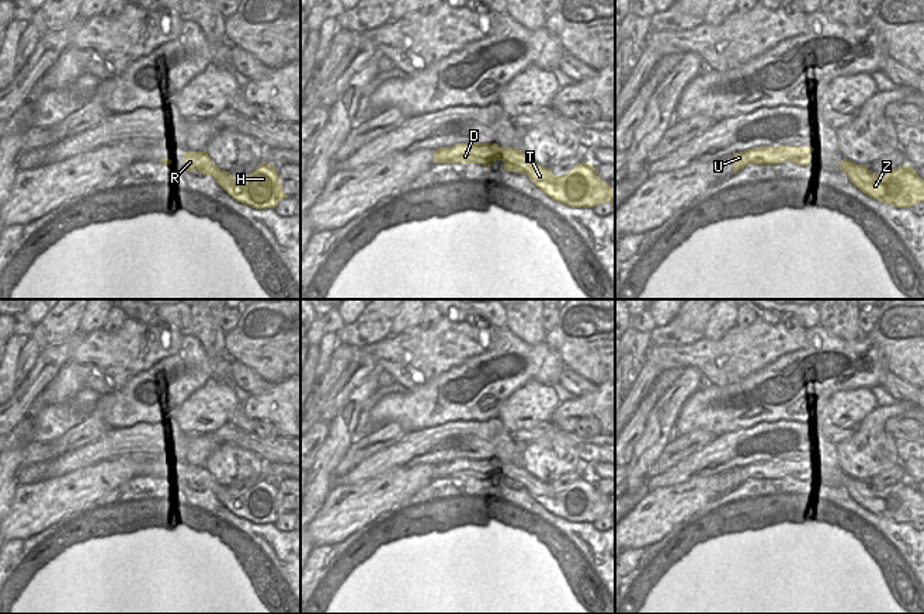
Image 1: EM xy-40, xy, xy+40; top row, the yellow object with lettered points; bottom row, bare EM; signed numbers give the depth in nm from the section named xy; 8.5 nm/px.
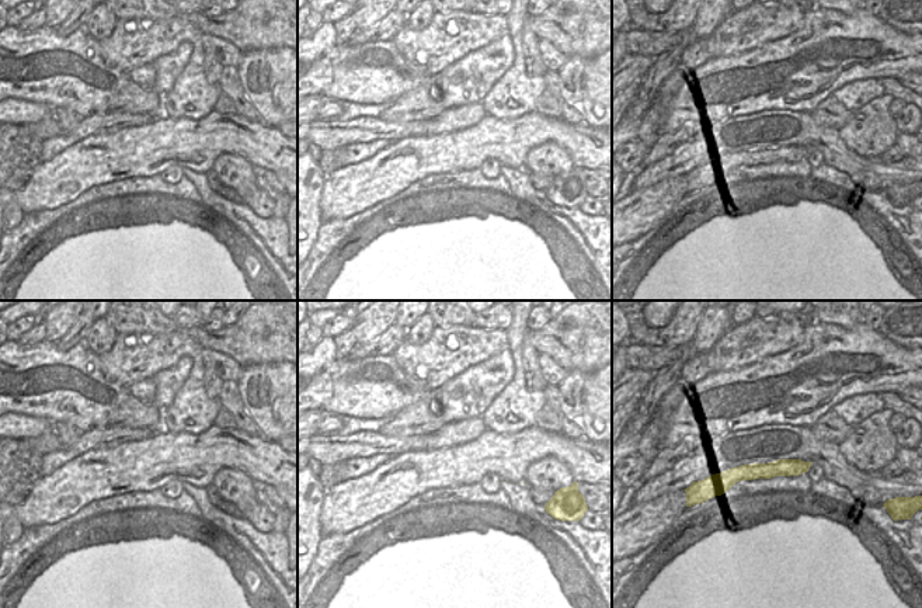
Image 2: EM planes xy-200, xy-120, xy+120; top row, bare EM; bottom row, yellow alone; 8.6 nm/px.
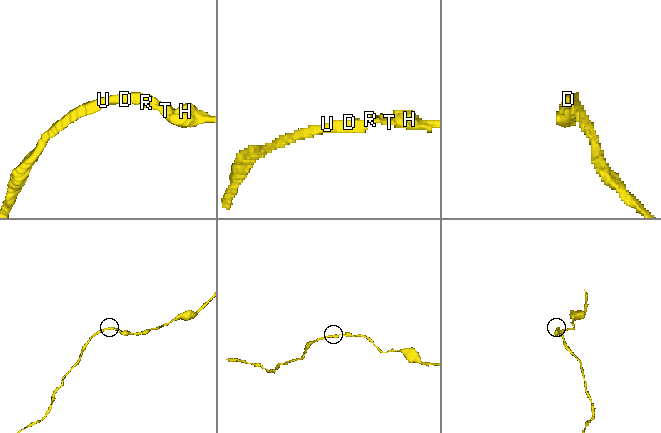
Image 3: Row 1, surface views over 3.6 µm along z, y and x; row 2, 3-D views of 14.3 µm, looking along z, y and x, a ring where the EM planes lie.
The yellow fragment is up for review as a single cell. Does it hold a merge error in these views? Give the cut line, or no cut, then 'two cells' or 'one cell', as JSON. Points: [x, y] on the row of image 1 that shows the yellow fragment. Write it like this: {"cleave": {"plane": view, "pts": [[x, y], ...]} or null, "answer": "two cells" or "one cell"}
{"cleave": null, "answer": "one cell"}

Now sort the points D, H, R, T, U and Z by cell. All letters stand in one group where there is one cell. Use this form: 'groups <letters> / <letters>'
groups D H R T U Z

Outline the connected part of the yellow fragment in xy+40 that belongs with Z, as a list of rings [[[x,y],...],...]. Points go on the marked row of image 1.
[[[847,159],[840,162],[850,181],[868,197],[897,208],[911,208],[924,201],[924,181],[910,166],[899,166],[883,174],[875,174],[866,166]]]

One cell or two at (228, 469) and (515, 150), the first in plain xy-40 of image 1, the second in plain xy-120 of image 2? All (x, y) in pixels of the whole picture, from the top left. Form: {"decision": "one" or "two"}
{"decision": "two"}

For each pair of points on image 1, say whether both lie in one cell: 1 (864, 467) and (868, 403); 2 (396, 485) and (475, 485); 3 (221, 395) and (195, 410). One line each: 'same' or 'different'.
1: different
2: different
3: same

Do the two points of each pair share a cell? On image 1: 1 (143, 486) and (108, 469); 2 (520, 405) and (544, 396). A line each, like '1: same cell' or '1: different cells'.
1: different cells
2: same cell

